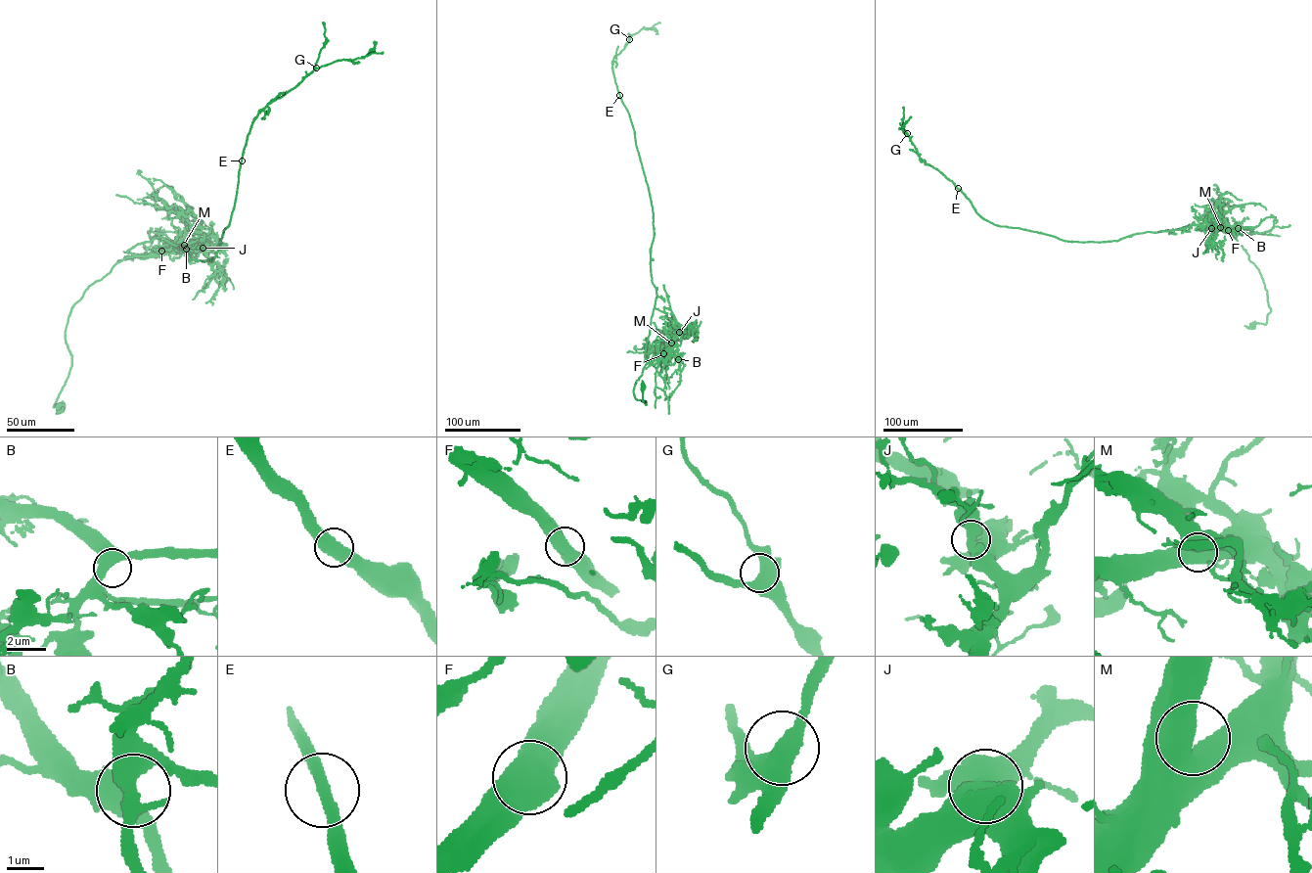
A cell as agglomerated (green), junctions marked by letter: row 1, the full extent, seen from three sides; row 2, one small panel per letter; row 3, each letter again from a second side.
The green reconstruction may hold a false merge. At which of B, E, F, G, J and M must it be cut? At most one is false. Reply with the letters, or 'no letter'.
no letter

